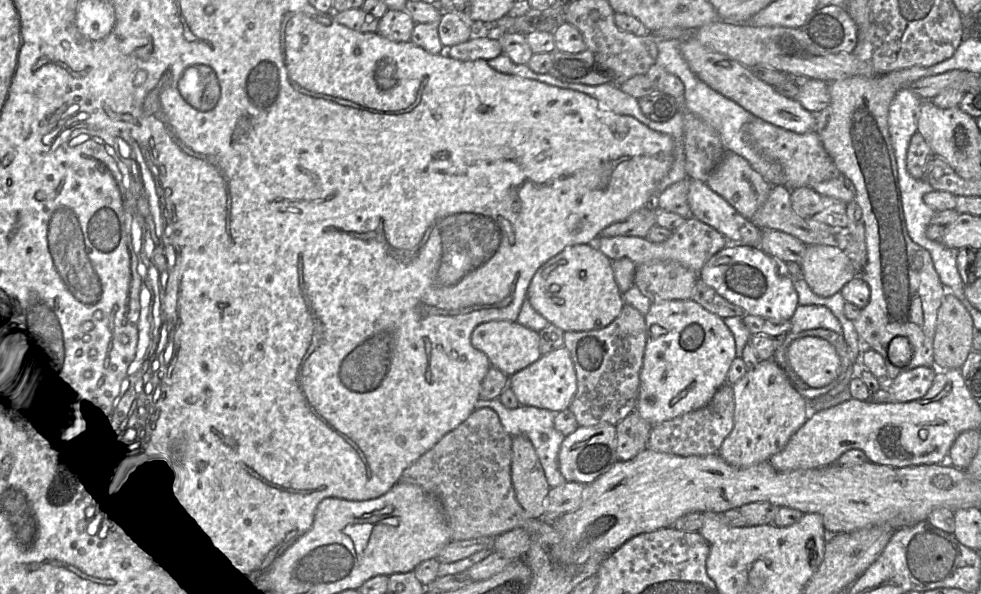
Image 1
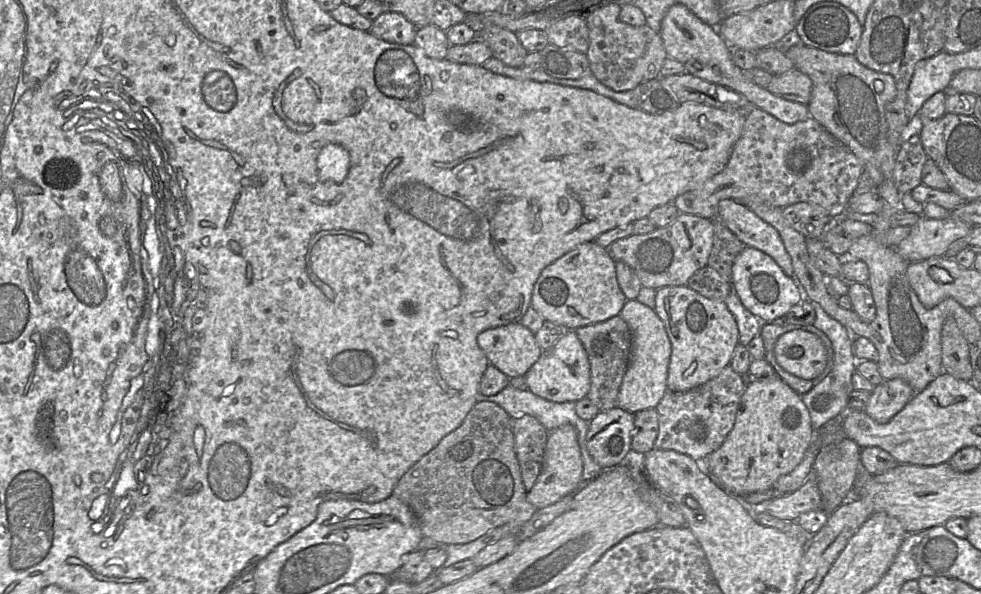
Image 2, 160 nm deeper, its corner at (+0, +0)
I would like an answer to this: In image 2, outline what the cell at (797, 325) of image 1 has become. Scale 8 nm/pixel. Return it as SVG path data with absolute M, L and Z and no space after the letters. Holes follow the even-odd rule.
M811 302L815 310L815 321L813 326L824 332L832 342L834 352L834 364L831 372L808 393L801 395L807 406L812 427L814 431L819 430L827 422L836 418L844 409L848 407L849 396L854 390L852 385L852 375L857 371L858 360L853 350L853 336L849 330L840 322L829 316L817 302Z

